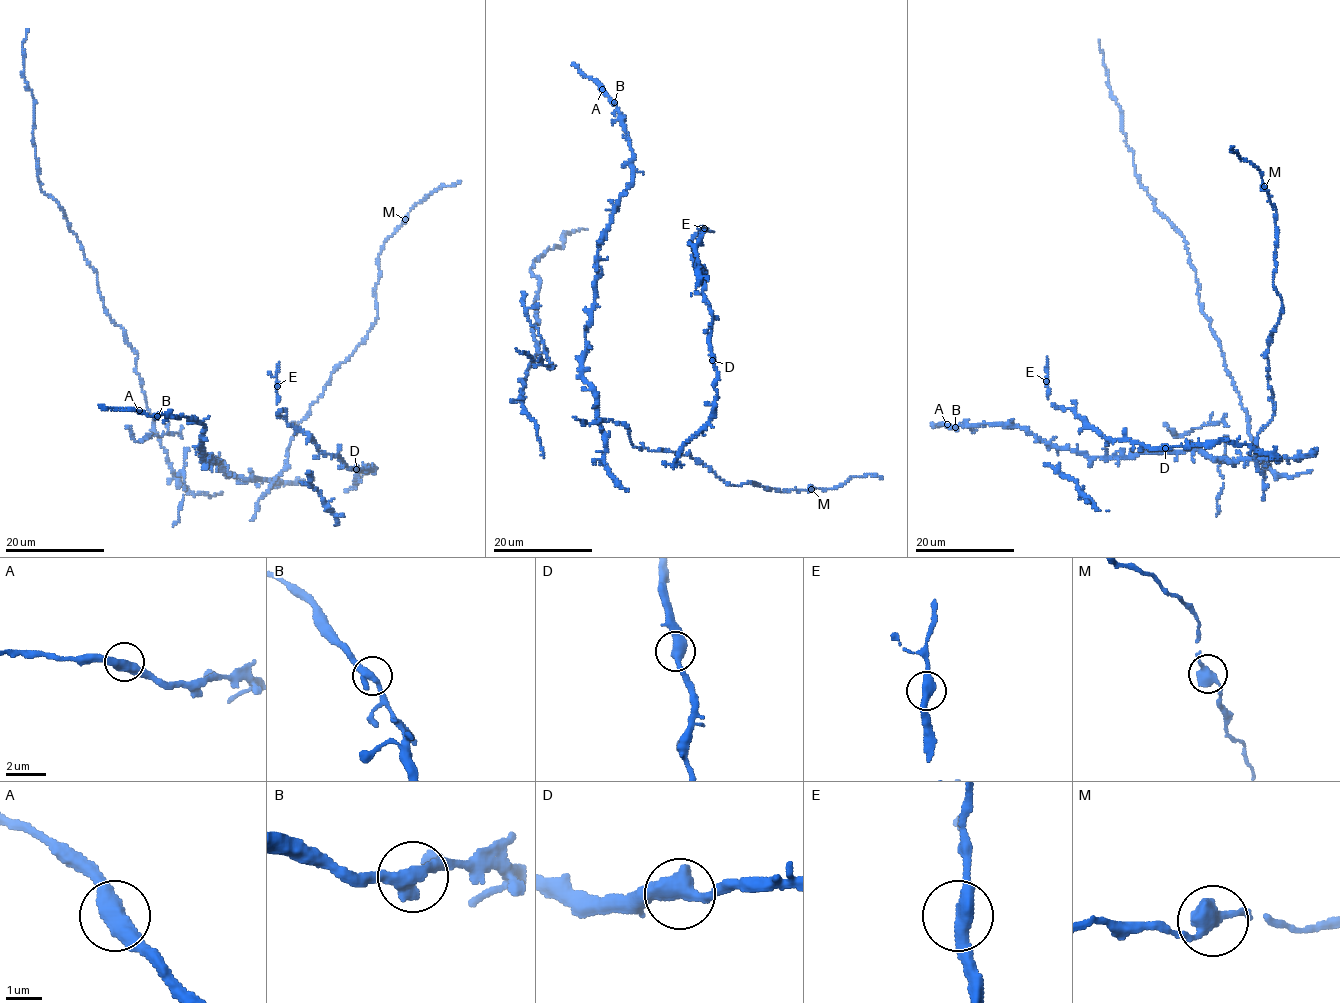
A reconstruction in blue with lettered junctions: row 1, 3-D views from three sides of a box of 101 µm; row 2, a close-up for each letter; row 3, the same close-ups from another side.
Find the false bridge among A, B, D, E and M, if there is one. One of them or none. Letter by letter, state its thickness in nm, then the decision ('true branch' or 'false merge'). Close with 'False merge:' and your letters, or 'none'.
A: 480 nm | true branch
B: 380 nm | true branch
D: 480 nm | true branch
E: 400 nm | true branch
M: 440 nm | true branch
False merge: none

